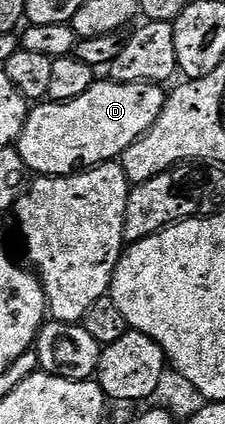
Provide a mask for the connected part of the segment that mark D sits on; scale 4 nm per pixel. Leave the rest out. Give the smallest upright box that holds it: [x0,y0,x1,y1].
[18,81,166,177]

